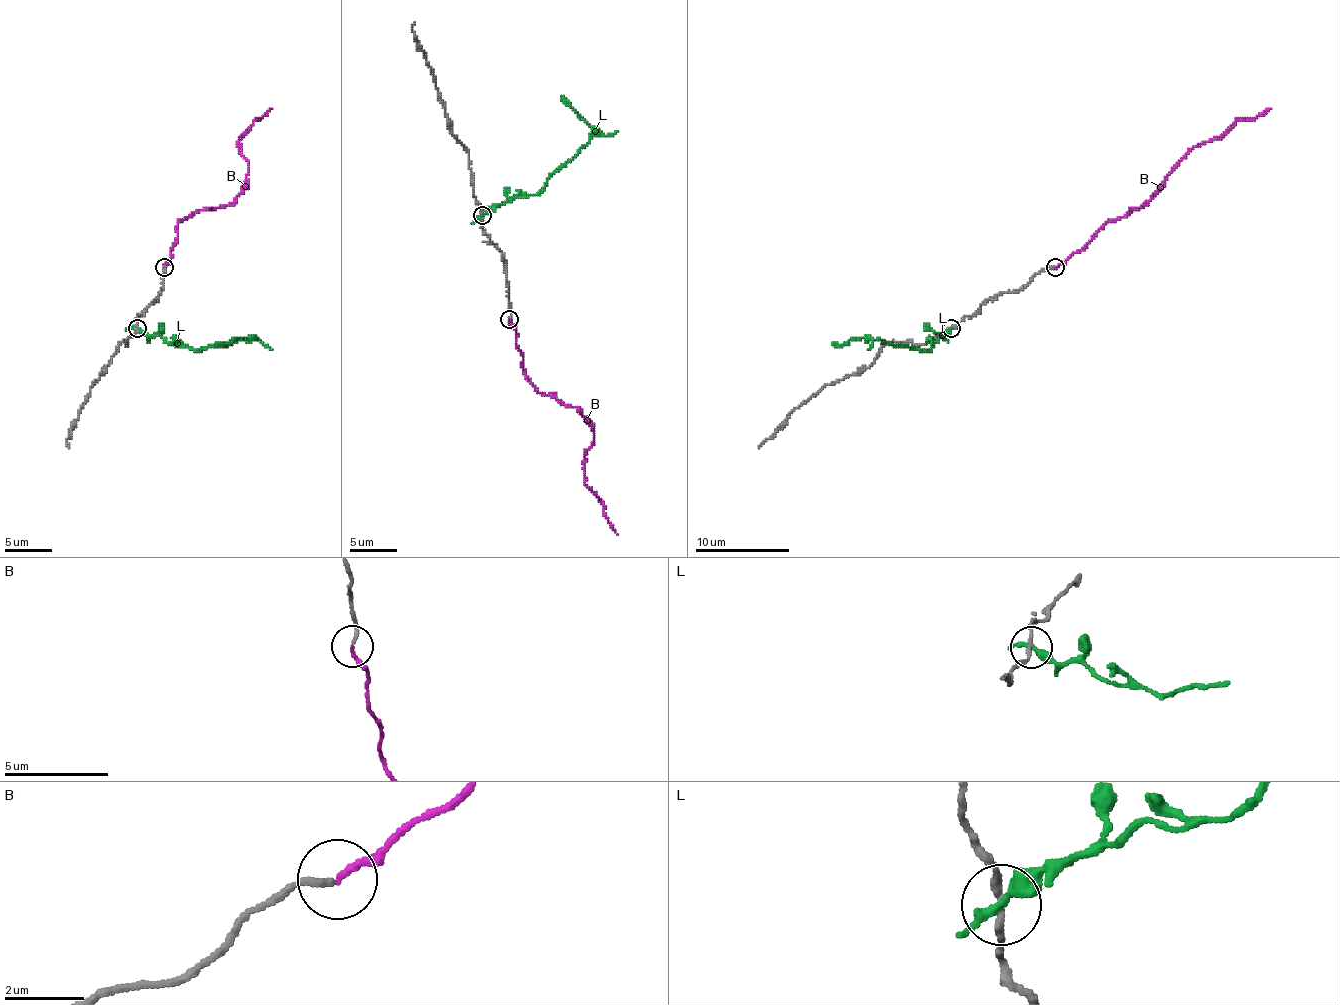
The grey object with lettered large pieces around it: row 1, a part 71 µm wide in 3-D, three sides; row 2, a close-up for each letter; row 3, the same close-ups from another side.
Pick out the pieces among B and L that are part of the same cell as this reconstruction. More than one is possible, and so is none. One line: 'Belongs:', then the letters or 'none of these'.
Belongs: B

